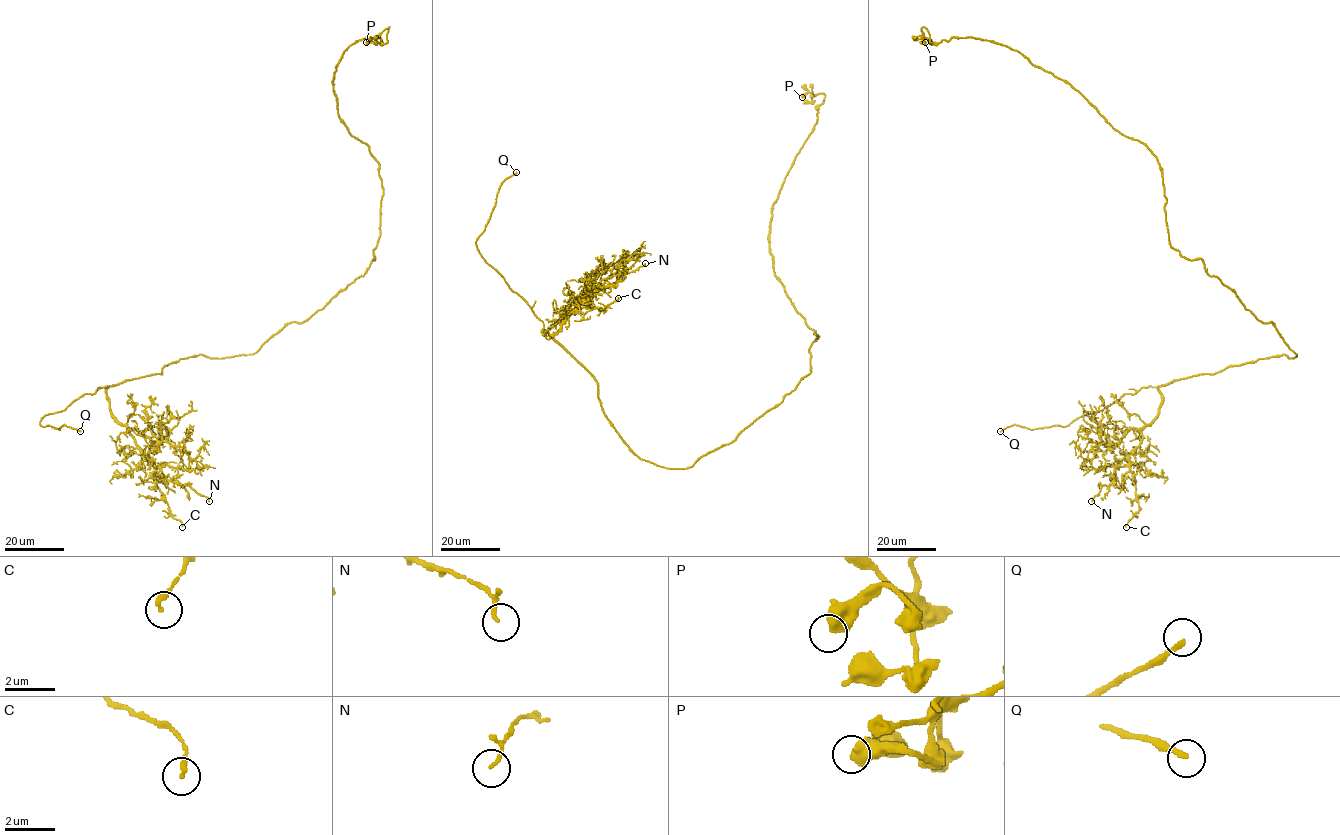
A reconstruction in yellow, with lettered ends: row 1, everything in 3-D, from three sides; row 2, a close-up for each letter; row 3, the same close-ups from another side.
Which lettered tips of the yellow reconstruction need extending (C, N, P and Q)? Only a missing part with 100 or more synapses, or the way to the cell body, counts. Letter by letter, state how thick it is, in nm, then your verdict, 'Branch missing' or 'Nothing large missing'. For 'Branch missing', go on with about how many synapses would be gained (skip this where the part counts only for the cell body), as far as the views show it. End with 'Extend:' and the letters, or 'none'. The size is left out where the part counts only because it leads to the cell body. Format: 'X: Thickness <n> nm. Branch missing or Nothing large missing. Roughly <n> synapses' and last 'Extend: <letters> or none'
C: Thickness 190 nm. Nothing large missing
N: Thickness 90 nm. Nothing large missing
P: Thickness 420 nm. Nothing large missing
Q: Thickness 200 nm. Branch missing
Extend: Q

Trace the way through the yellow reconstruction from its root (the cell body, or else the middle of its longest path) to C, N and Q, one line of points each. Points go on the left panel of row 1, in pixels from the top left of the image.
C: (333, 297), (252, 354), (181, 358), (161, 374), (107, 388), (112, 415), (153, 466), (153, 481), (182, 527)
N: (333, 297), (252, 354), (181, 358), (161, 374), (107, 388), (112, 415), (148, 460), (166, 479), (209, 501)
Q: (333, 297), (252, 354), (181, 358), (161, 374), (82, 395), (40, 420), (80, 431)

